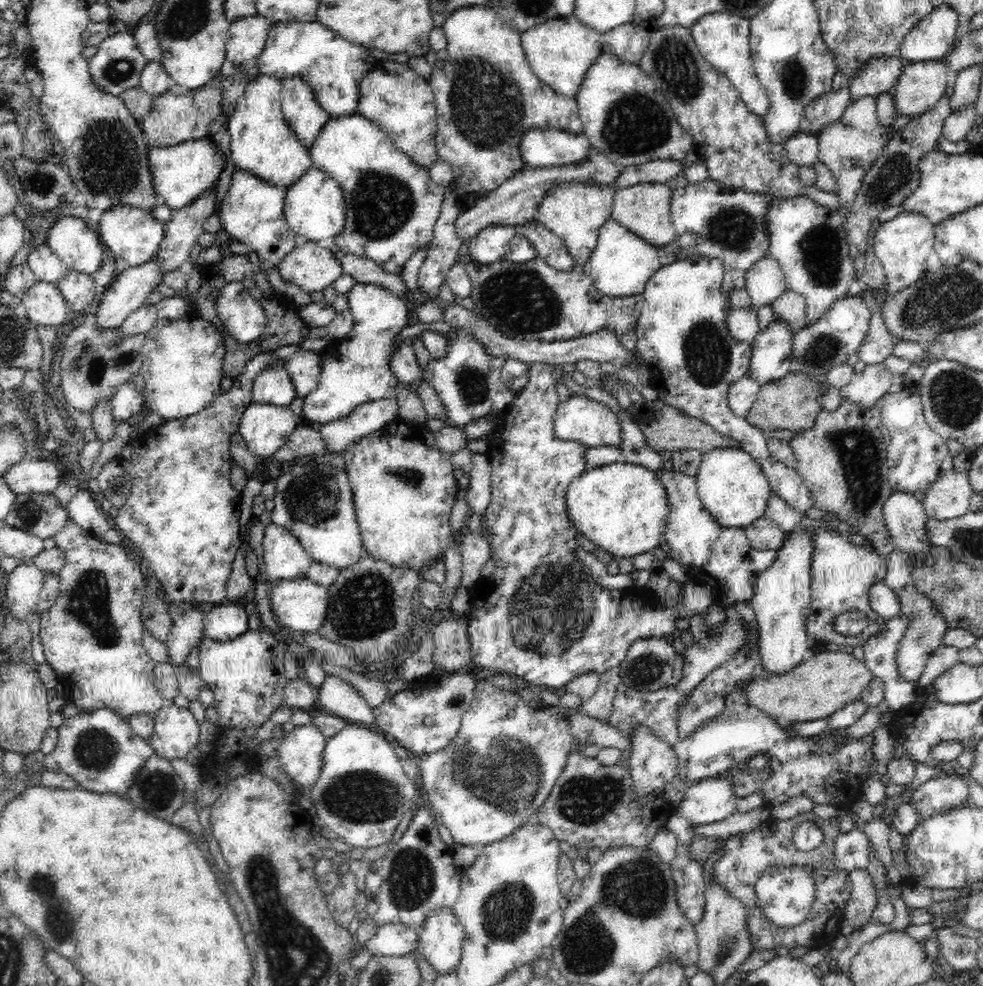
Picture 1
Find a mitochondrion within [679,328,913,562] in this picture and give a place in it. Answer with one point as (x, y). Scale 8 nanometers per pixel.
(860, 457)

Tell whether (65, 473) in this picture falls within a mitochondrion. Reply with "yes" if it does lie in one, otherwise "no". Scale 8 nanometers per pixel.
no

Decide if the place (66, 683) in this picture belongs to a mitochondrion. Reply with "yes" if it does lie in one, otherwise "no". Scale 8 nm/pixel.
no

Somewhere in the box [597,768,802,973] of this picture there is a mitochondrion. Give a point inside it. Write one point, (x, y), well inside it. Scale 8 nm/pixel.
(728, 942)

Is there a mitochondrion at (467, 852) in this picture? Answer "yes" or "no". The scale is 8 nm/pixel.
no

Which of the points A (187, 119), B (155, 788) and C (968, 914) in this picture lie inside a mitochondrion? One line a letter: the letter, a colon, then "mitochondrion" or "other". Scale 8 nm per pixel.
A: other
B: mitochondrion
C: other

